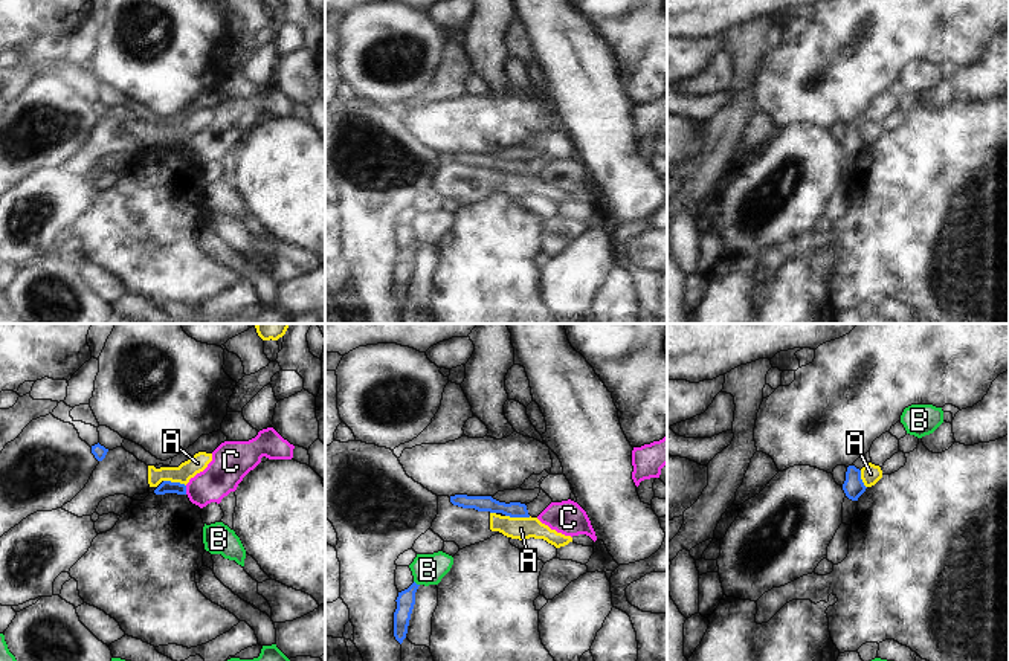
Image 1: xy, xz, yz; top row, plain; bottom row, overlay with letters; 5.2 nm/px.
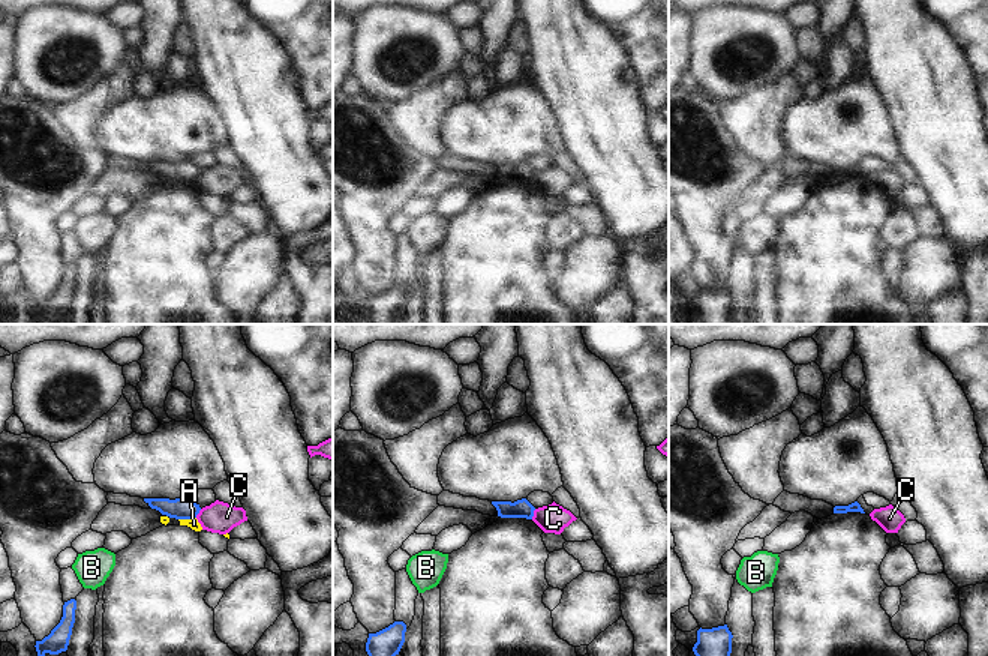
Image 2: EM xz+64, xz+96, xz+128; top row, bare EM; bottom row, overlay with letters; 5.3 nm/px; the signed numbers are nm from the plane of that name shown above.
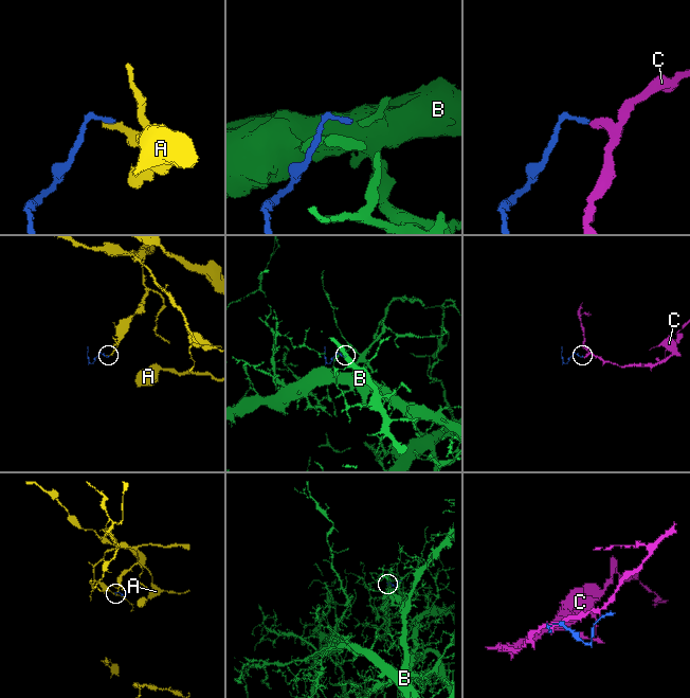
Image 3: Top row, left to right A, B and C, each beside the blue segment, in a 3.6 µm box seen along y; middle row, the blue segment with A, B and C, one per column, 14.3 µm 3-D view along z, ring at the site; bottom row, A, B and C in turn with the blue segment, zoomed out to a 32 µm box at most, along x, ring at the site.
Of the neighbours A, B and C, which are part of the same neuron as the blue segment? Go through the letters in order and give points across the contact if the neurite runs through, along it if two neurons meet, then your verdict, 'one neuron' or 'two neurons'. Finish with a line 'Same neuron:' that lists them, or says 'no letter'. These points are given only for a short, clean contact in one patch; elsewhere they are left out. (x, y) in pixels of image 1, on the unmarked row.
A: border along xz (506, 173), (530, 174); two neurons
B: border along xz (414, 238), (419, 243); two neurons
C: border along xy (185, 144), (186, 151); two neurons
Same neuron: no letter

